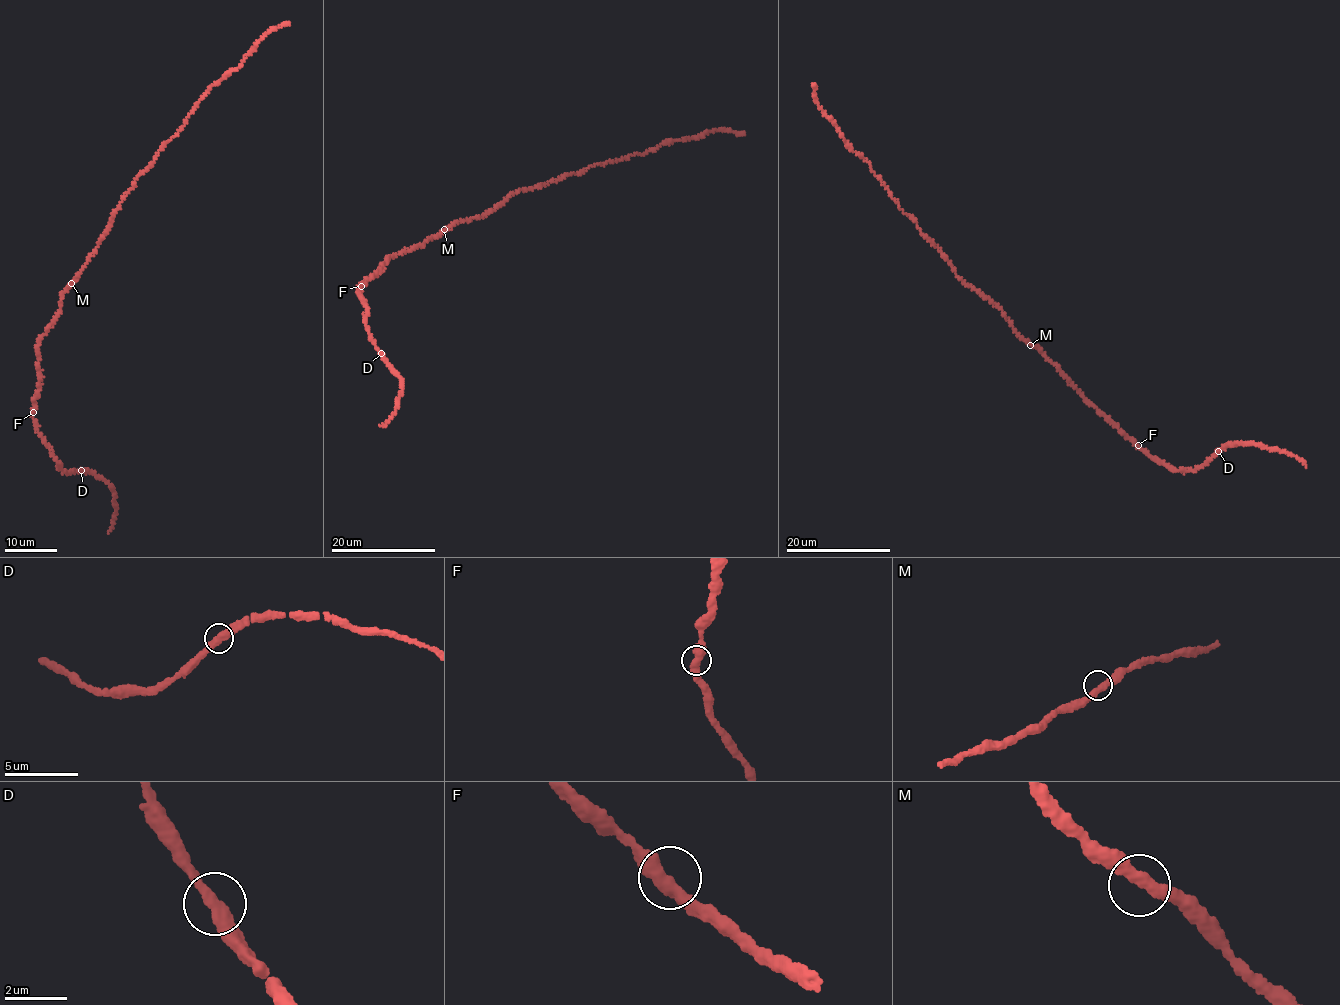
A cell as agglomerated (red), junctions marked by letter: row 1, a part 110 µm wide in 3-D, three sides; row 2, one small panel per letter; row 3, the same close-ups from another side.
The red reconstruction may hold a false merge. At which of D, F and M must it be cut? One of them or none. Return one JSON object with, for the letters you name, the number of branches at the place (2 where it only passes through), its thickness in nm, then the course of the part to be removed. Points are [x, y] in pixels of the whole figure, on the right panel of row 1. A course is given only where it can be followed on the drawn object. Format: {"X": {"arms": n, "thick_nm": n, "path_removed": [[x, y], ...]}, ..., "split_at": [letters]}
{"split_at": []}

